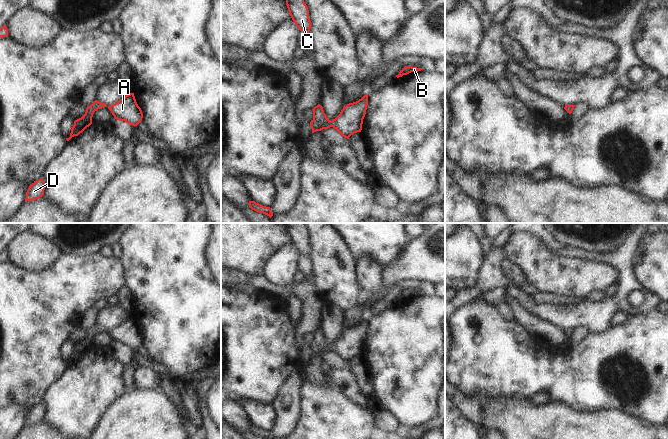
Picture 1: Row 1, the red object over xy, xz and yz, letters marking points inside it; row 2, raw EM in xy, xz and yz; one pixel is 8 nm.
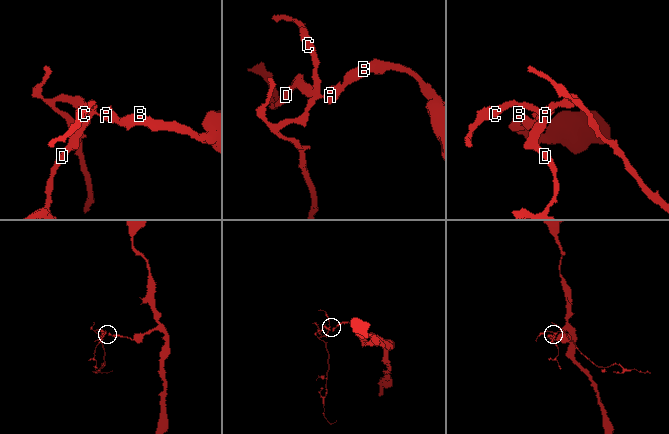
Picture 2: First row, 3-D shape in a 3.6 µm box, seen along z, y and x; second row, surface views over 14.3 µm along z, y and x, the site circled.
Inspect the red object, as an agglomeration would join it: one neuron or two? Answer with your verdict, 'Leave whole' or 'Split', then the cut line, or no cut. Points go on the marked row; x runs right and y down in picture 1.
Leave whole. No split.

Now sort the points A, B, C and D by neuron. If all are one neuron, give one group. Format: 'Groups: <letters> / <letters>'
Groups: A B C D.

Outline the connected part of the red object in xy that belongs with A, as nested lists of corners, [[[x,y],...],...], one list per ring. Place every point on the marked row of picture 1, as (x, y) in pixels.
[[[130,93],[117,103],[107,107],[115,119],[137,126],[143,118],[141,108],[138,106],[134,93]]]

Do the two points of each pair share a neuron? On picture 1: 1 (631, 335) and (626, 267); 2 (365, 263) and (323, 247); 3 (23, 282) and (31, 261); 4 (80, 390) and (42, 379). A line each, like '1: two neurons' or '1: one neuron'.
1: two neurons
2: two neurons
3: two neurons
4: two neurons

